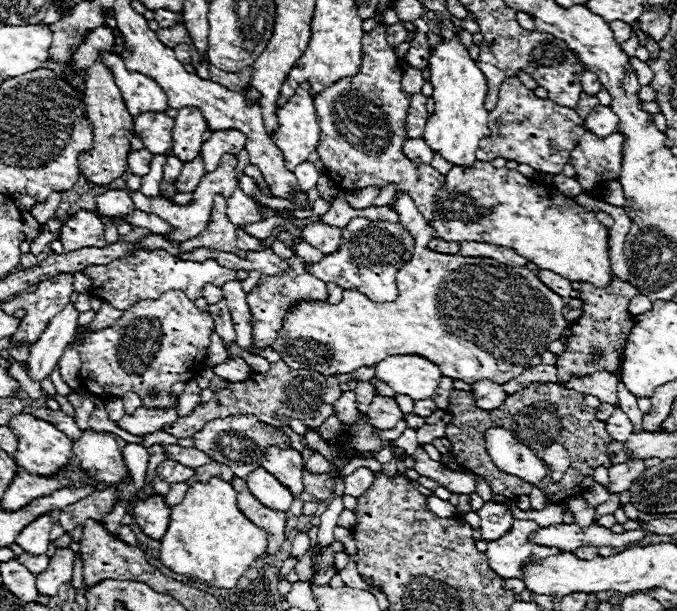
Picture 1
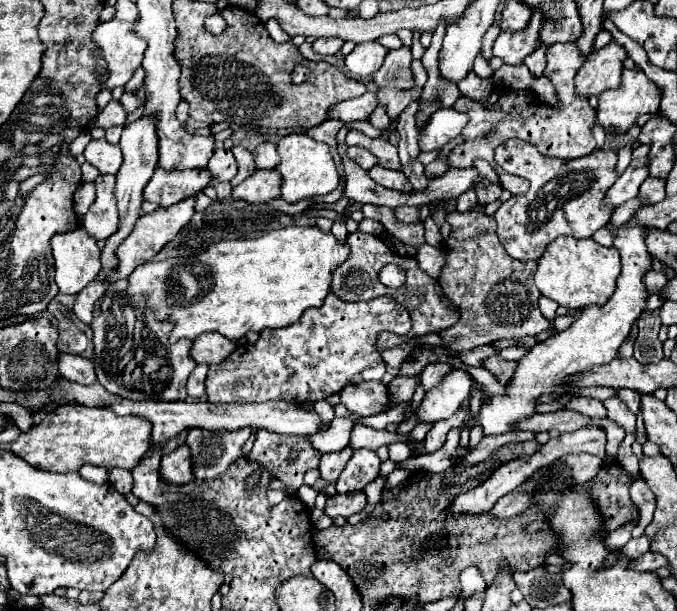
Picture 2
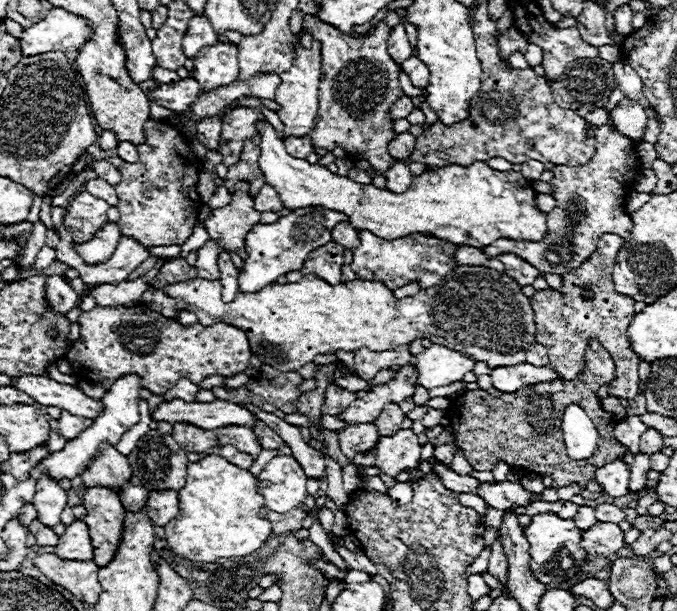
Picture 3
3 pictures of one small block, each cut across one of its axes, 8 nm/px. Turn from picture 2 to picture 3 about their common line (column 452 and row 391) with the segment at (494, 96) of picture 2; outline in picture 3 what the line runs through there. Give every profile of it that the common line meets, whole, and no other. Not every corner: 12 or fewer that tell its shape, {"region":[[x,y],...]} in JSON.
{"region":[[144,304],[78,316],[74,374],[108,390],[138,374],[180,378],[234,376],[246,334],[182,326]]}

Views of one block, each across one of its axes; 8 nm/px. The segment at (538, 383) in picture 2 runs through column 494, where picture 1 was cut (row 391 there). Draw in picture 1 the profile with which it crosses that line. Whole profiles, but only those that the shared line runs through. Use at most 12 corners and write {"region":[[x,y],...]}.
{"region":[[416,354],[388,356],[376,380],[412,400],[432,398],[442,372]]}

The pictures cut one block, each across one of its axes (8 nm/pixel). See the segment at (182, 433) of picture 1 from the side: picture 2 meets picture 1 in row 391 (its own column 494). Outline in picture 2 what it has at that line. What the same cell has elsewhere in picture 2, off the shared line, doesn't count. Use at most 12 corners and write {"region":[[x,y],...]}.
{"region":[[482,206],[450,212],[438,284],[462,352],[550,330],[536,262],[508,256]]}

